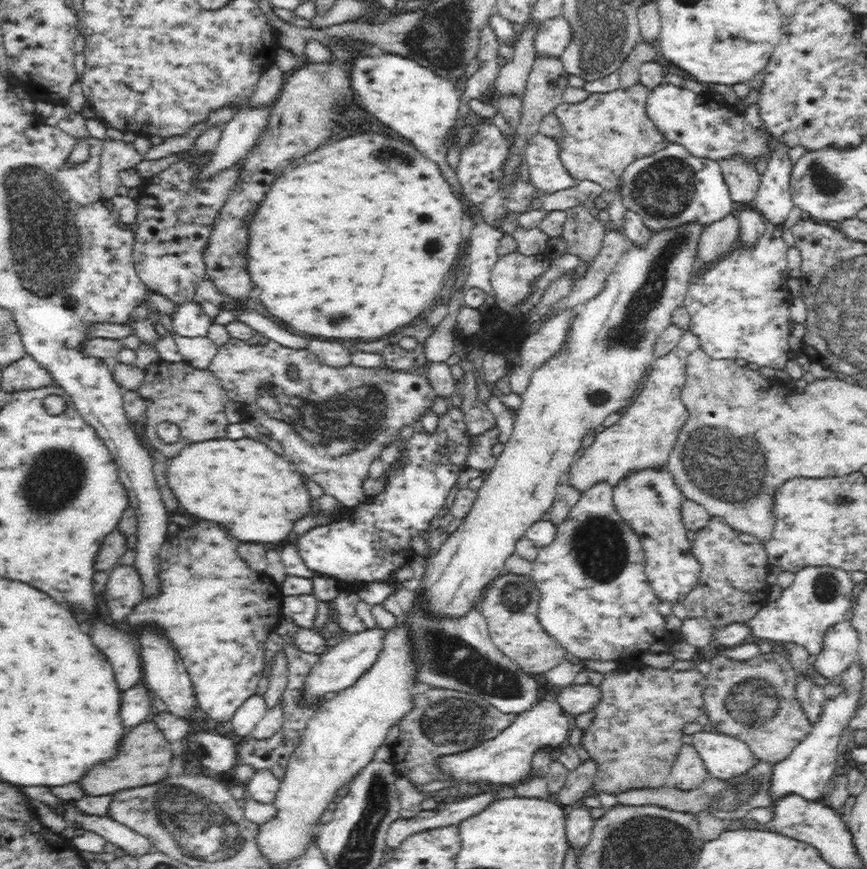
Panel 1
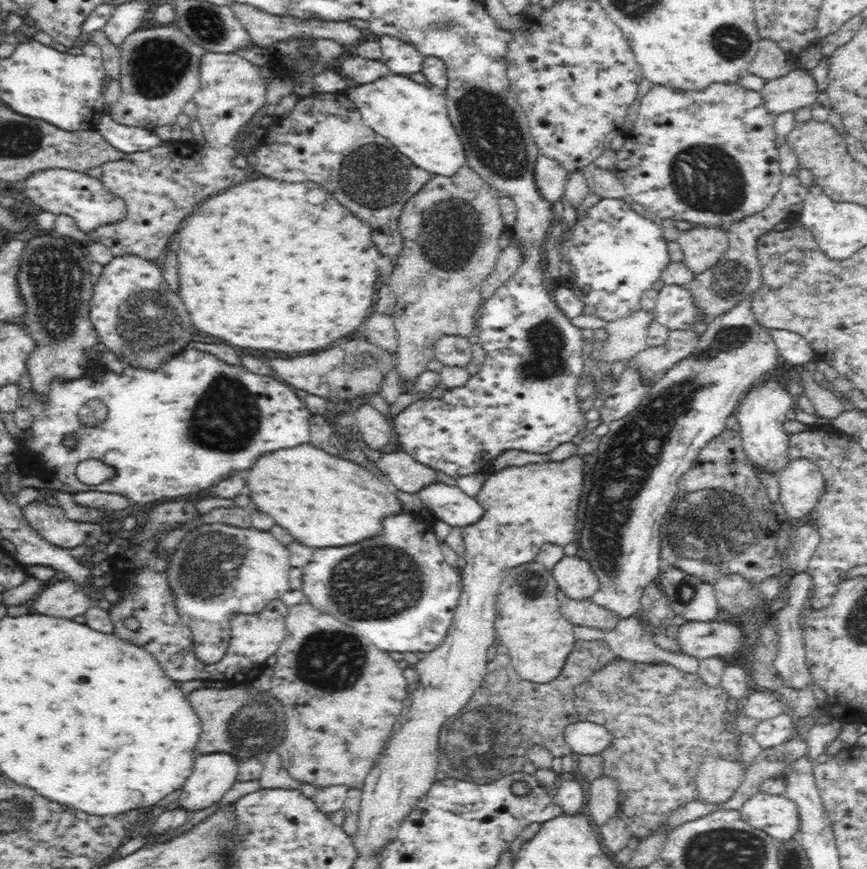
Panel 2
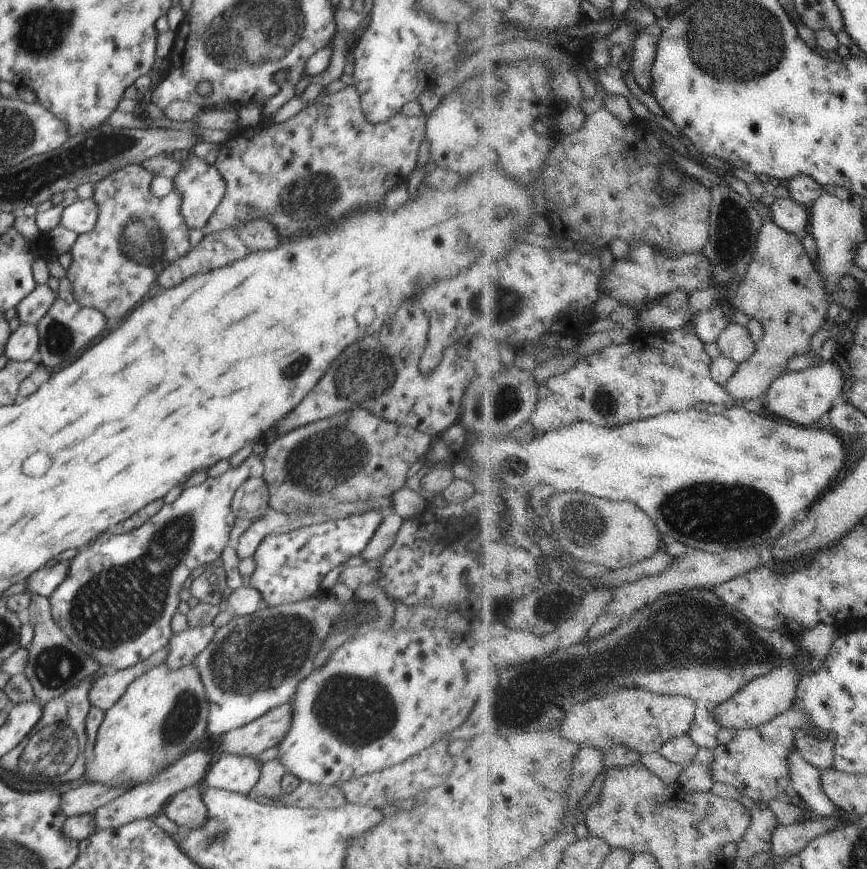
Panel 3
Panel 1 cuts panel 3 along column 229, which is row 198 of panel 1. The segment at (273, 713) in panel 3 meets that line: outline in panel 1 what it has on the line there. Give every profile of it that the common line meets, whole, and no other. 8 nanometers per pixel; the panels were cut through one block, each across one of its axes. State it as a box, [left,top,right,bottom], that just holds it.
[719,155,761,204]

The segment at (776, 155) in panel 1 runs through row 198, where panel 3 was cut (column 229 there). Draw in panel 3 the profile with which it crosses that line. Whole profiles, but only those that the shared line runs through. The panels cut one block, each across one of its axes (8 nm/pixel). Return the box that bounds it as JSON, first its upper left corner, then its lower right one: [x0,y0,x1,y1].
[202,755,261,796]

